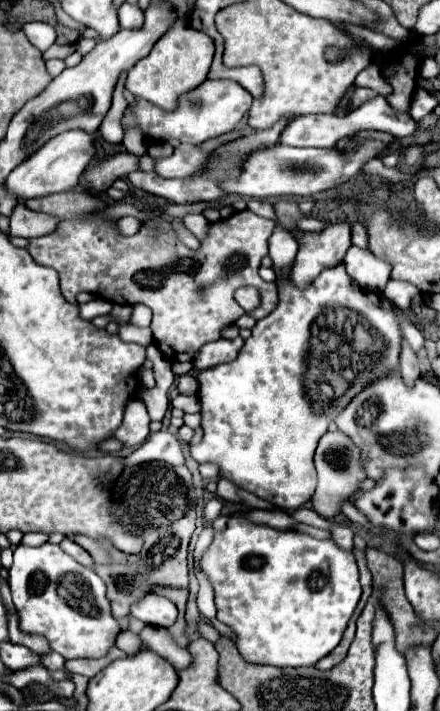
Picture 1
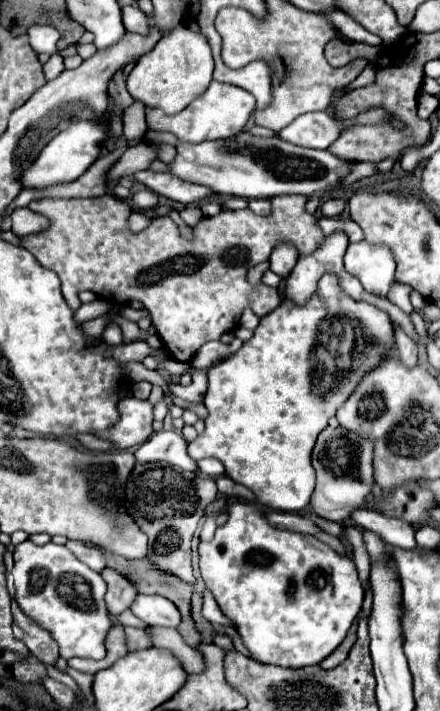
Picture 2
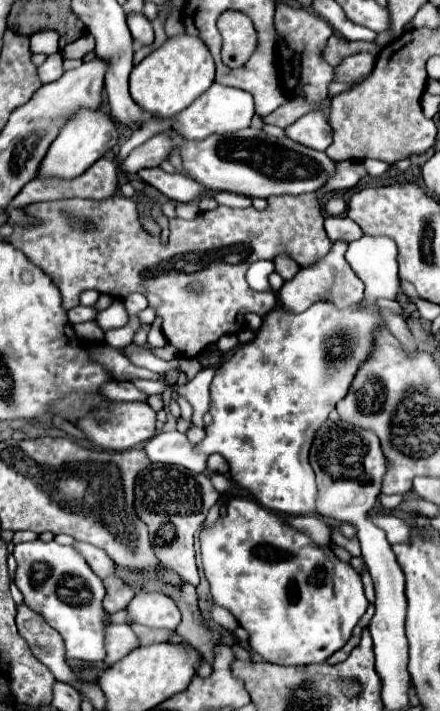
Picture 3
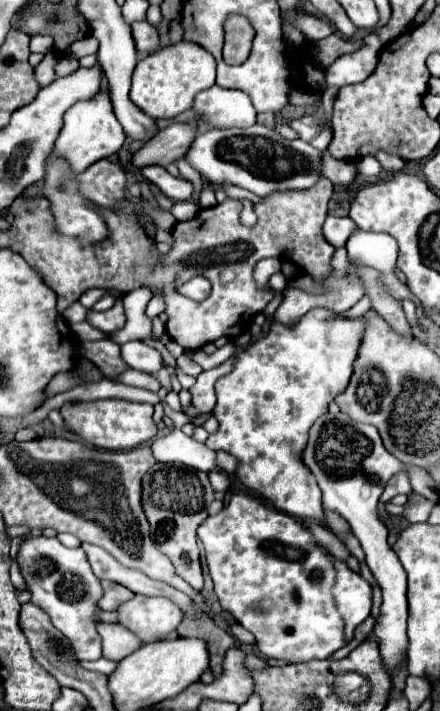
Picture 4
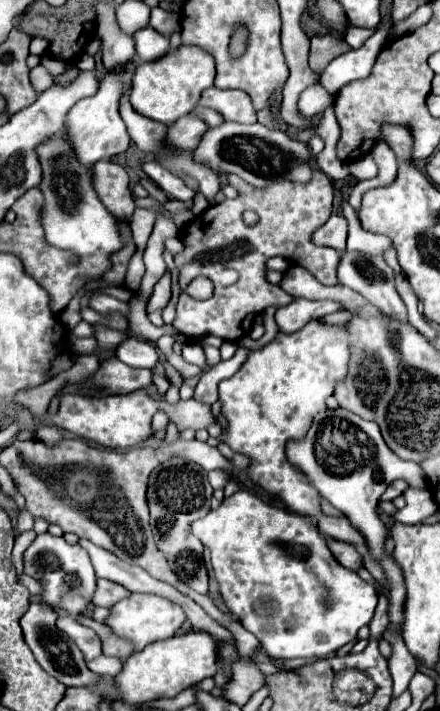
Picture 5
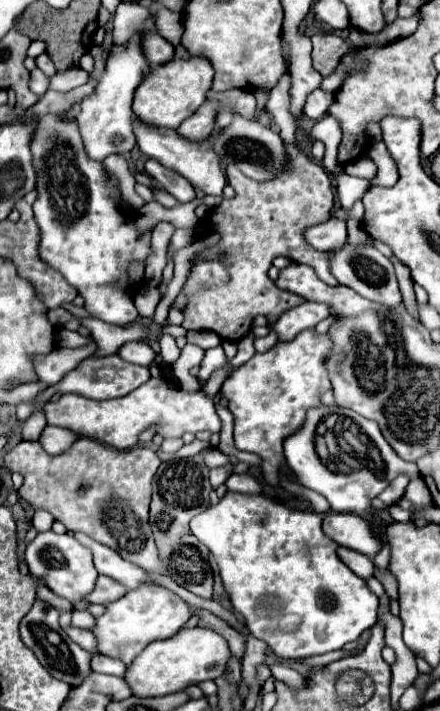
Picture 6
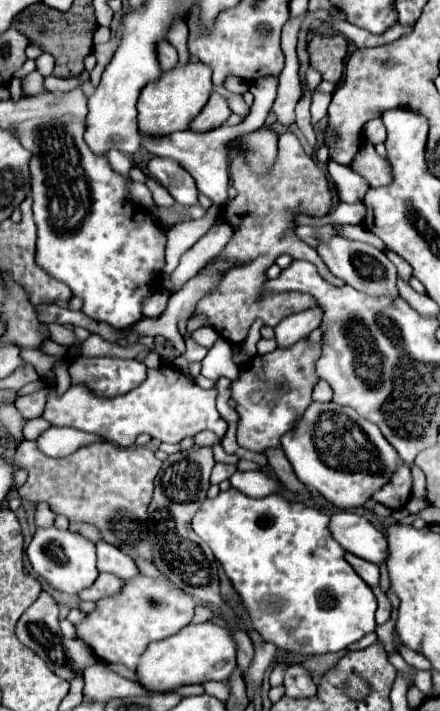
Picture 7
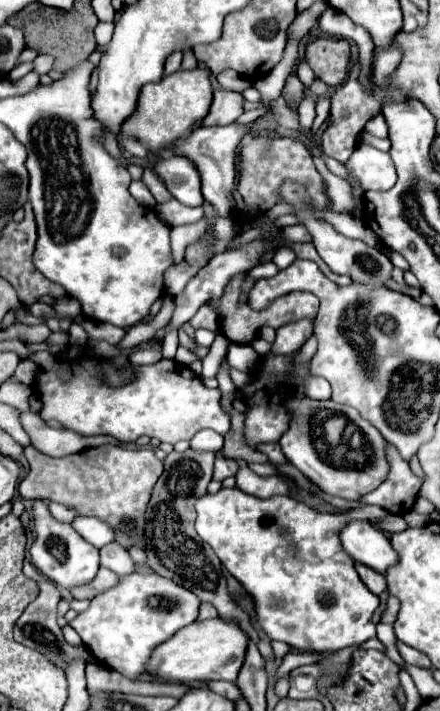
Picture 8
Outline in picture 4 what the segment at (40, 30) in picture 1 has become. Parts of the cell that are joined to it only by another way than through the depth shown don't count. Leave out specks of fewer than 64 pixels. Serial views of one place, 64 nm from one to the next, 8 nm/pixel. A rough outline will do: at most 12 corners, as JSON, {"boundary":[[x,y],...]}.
{"boundary":[[34,36],[30,52],[48,54],[54,46],[52,36]]}

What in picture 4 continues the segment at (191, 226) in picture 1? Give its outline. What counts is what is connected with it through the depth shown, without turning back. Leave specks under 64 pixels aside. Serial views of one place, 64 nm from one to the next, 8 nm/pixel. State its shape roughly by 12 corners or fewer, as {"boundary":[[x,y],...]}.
{"boundary":[[192,200],[176,202],[170,212],[176,220],[192,220],[198,206]]}

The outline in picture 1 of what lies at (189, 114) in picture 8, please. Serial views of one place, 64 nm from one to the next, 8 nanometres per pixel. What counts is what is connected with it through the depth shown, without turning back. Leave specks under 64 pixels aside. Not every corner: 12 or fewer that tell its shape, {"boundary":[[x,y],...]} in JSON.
{"boundary":[[186,20],[128,72],[126,90],[164,110],[206,80],[214,40]]}

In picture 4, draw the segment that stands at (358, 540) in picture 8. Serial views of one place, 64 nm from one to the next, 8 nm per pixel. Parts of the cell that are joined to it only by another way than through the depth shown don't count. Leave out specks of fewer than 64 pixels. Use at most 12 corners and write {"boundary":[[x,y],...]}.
{"boundary":[[312,308],[238,352],[206,446],[280,512],[324,522],[302,462],[362,318]]}

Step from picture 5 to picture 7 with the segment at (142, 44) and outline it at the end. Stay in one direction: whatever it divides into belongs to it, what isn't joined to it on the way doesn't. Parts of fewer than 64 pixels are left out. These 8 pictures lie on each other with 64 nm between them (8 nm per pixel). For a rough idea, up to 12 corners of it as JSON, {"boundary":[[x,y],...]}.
{"boundary":[[160,40],[156,46],[162,70],[170,70],[178,62],[176,48]]}

